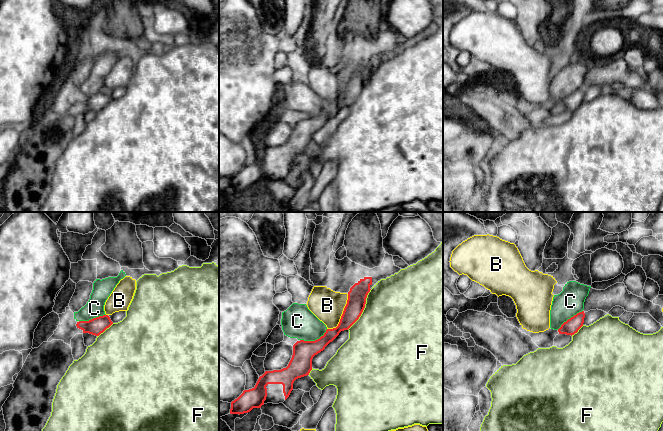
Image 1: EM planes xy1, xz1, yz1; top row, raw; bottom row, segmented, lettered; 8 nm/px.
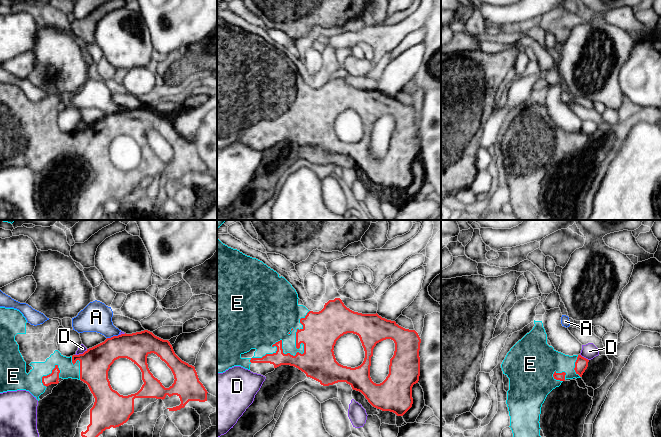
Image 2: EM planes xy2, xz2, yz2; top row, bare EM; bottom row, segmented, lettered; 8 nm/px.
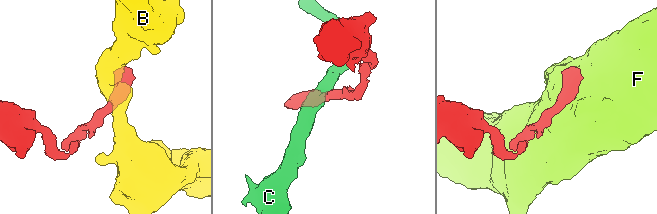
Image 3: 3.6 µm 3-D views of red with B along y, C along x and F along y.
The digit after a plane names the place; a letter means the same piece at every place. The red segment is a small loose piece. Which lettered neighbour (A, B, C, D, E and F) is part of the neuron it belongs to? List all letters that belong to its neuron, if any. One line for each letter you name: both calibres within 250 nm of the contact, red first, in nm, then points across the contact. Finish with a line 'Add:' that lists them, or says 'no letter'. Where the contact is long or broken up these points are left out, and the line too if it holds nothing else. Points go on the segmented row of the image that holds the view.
E: calibres 280 and 190 nm
Add: E

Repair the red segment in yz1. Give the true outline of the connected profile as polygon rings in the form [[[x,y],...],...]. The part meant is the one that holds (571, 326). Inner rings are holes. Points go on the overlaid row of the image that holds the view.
[[[584,311],[577,313],[561,325],[558,329],[559,334],[574,335],[583,326],[584,318]]]

